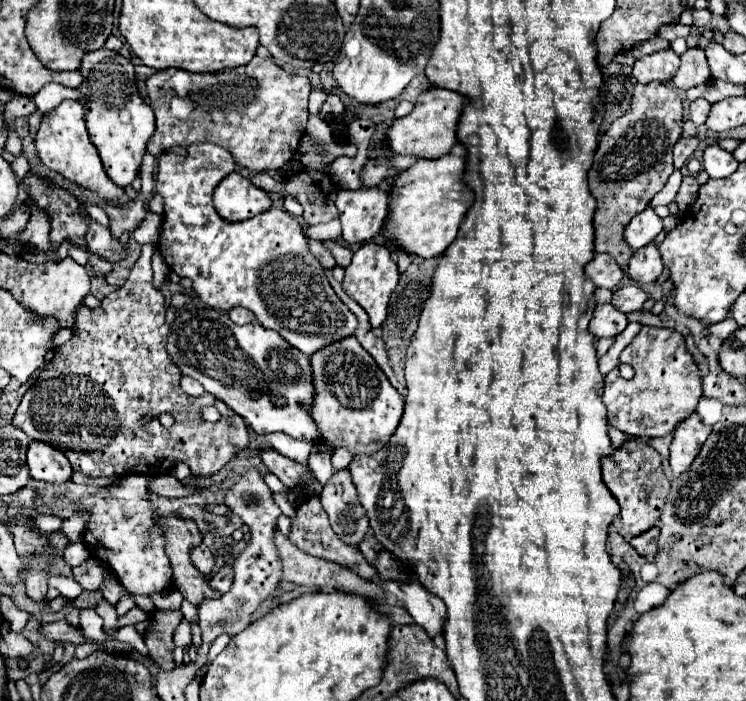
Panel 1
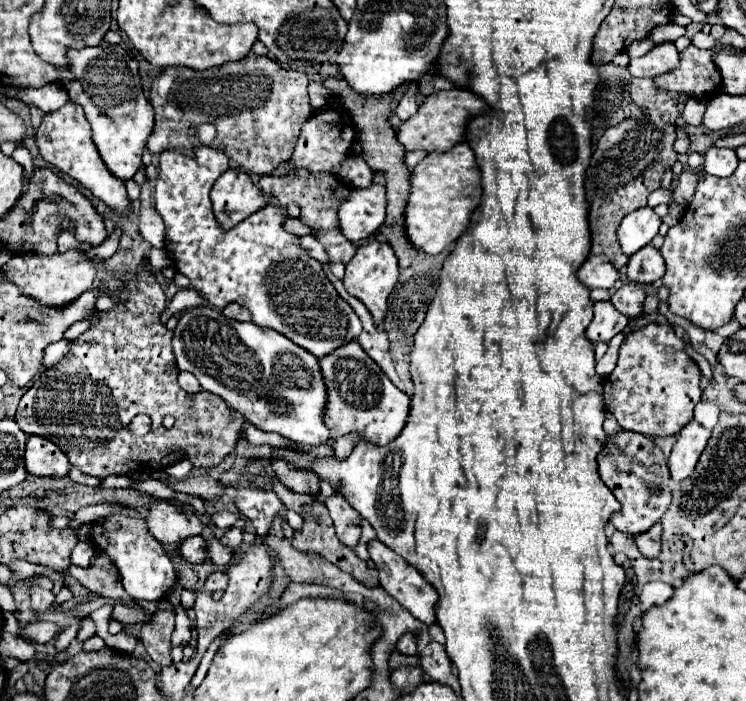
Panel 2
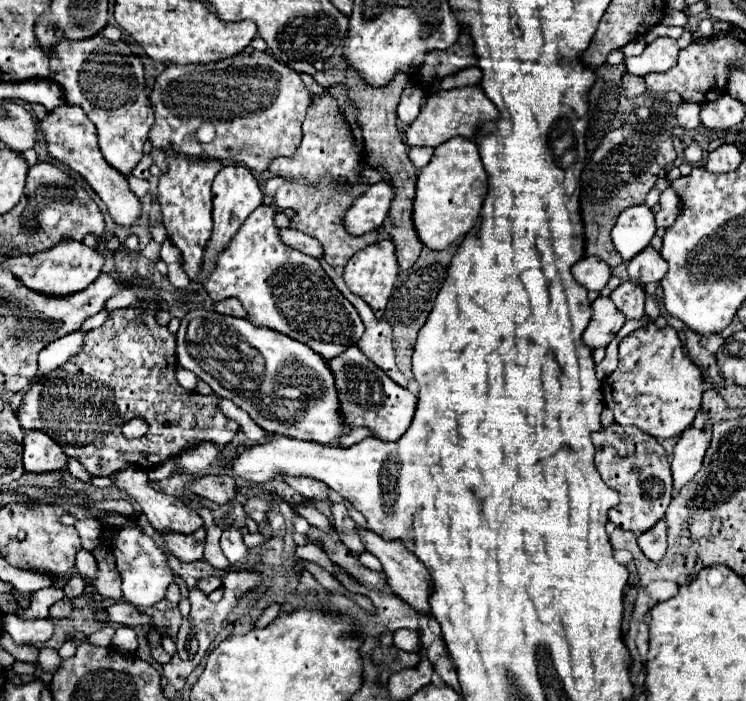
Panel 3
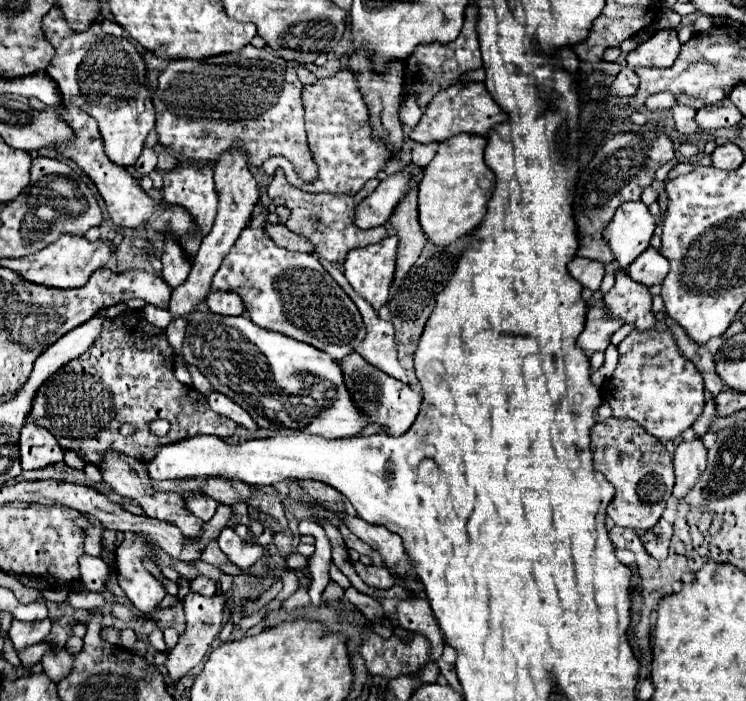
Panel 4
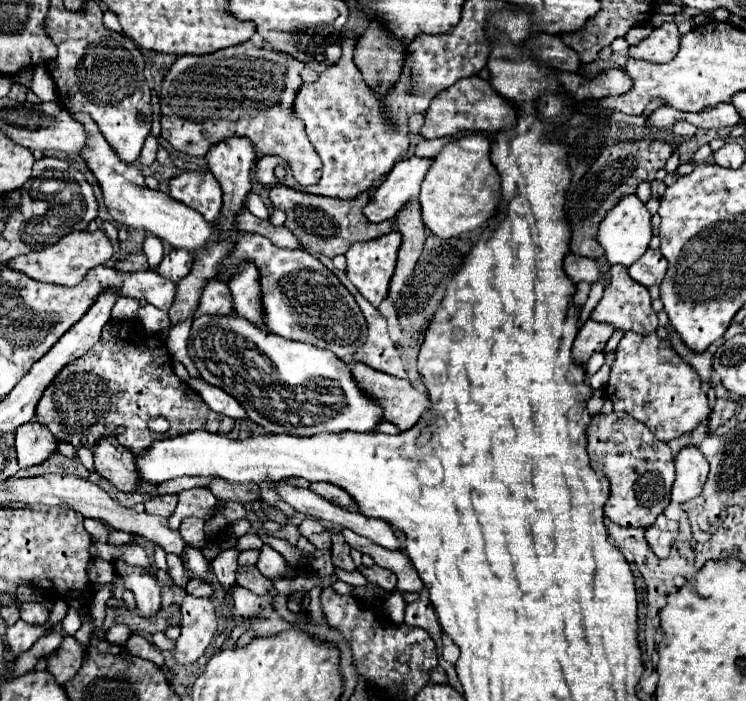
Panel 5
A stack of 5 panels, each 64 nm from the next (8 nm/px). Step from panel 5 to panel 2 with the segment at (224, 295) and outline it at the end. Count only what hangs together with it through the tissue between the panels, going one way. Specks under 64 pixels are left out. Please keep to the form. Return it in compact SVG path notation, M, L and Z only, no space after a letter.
M228 304L228 308L224 308L222 314L232 318L232 320L238 320L238 322L248 322L250 320L250 312L240 304Z

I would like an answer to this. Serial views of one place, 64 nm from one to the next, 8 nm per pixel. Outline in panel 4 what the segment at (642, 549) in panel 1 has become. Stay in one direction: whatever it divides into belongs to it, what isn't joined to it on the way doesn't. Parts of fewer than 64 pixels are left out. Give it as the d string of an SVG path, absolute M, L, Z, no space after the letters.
M660 518L654 528L650 528L640 536L646 552L656 560L664 560L668 556L670 538L672 538L672 524L666 522L664 518Z

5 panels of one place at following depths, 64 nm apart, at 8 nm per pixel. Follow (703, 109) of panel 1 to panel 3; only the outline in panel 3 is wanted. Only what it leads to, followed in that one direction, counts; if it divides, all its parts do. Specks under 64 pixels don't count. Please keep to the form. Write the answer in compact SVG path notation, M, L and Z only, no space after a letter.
M684 102L684 104L680 104L680 106L682 106L682 108L676 110L676 118L678 118L678 122L682 124L682 128L686 128L686 130L698 128L702 106L700 106L700 104L690 104L690 102Z

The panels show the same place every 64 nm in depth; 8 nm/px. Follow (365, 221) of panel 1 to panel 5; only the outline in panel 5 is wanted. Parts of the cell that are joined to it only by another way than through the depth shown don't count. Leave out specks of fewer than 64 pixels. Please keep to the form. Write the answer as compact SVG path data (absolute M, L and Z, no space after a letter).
M412 156L408 160L398 162L390 176L380 184L376 194L364 206L364 216L368 222L384 222L394 220L396 212L412 198L420 194L420 184L430 168L432 160L424 160Z

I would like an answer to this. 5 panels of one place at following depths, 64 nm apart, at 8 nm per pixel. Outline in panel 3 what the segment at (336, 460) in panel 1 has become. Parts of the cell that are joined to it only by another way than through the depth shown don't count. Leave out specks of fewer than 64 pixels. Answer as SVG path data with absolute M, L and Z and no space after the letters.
M355 427L350 433L340 438L338 445L341 447L350 447L369 436L371 436L371 432L368 428Z

